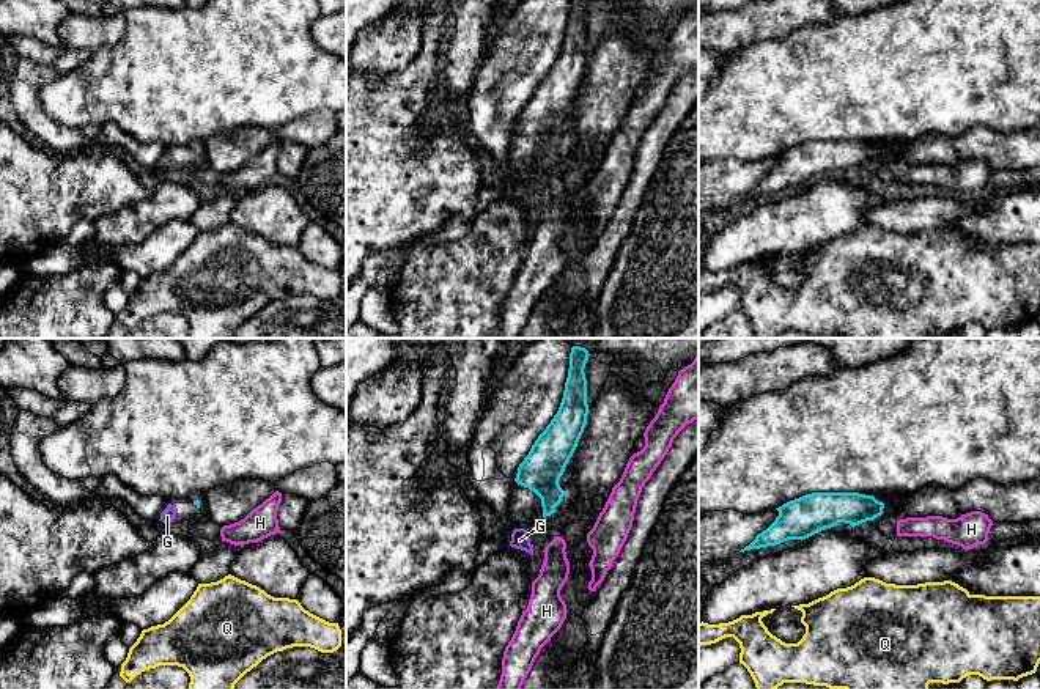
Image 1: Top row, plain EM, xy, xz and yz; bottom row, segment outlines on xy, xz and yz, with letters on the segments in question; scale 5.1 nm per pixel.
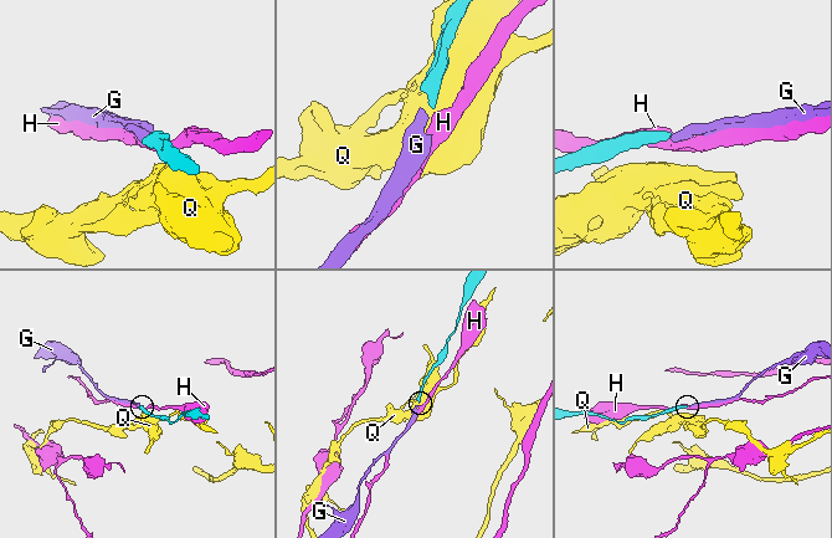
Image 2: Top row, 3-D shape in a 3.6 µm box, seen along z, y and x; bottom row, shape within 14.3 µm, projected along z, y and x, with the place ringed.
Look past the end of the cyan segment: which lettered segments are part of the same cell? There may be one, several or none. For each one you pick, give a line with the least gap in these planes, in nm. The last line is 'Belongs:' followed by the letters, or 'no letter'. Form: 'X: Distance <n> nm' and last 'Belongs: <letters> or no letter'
G: Distance 110 nm
Belongs: G

